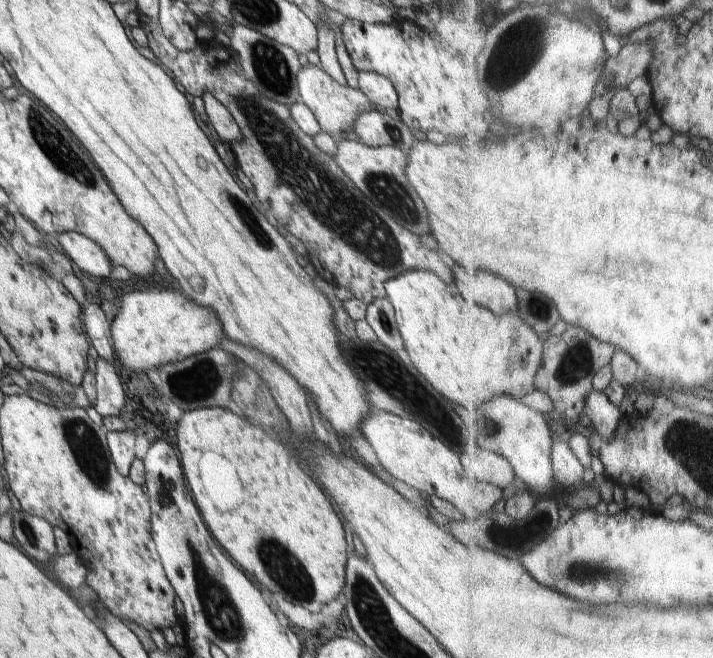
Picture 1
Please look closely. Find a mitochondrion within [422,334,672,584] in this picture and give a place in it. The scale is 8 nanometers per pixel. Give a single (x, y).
(576, 362)

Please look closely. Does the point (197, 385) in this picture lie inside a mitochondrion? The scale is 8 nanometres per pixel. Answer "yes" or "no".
yes

